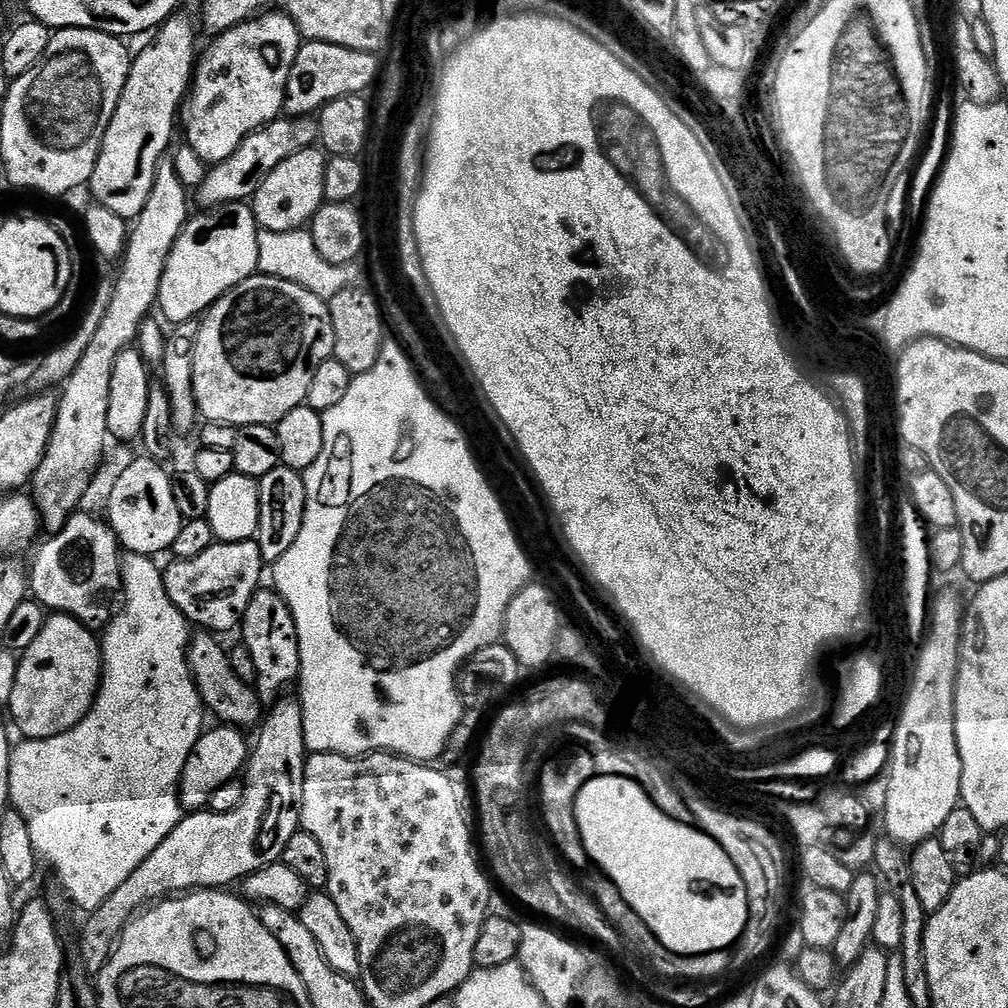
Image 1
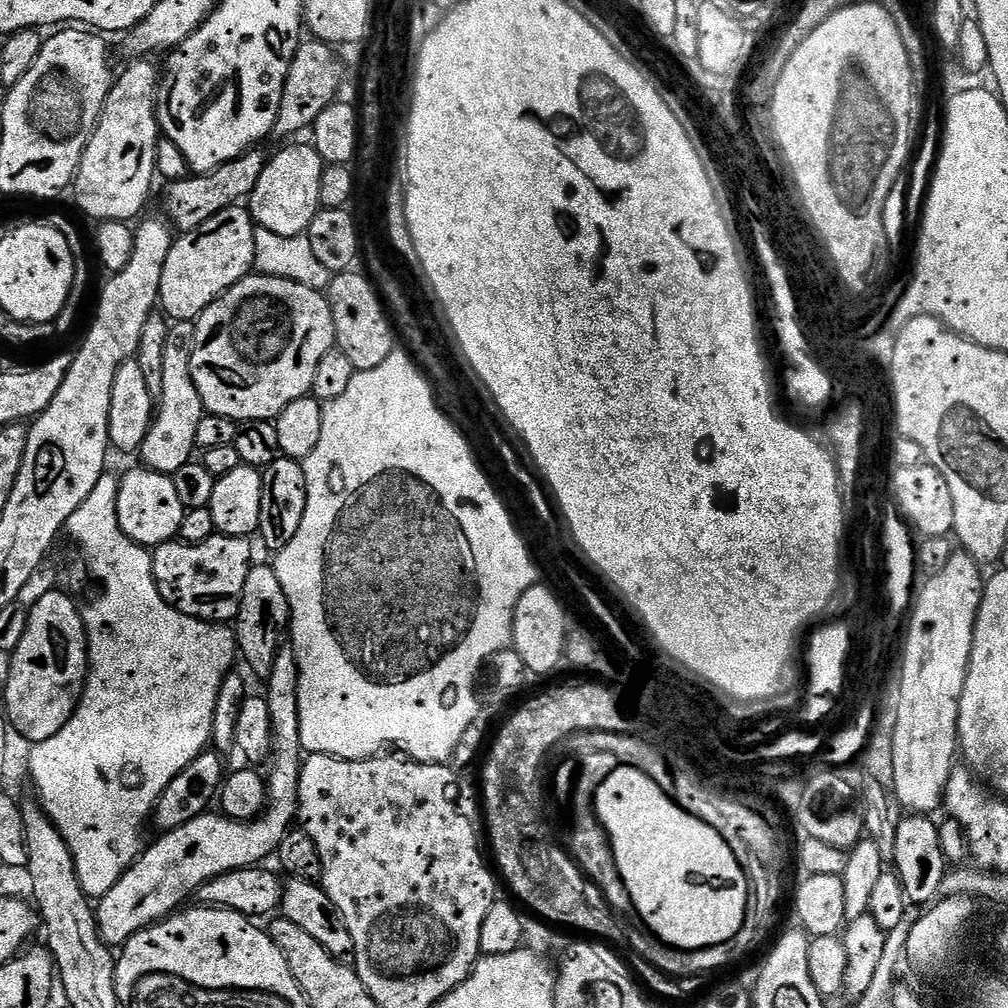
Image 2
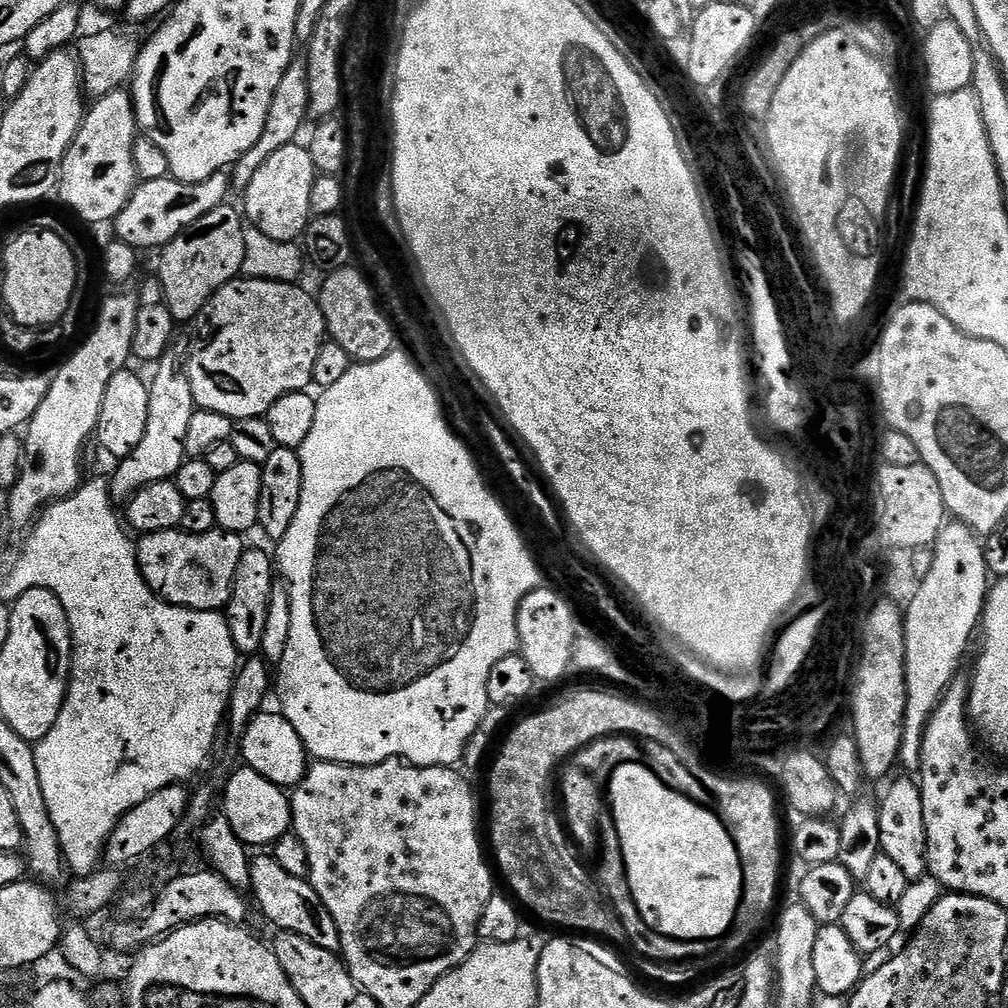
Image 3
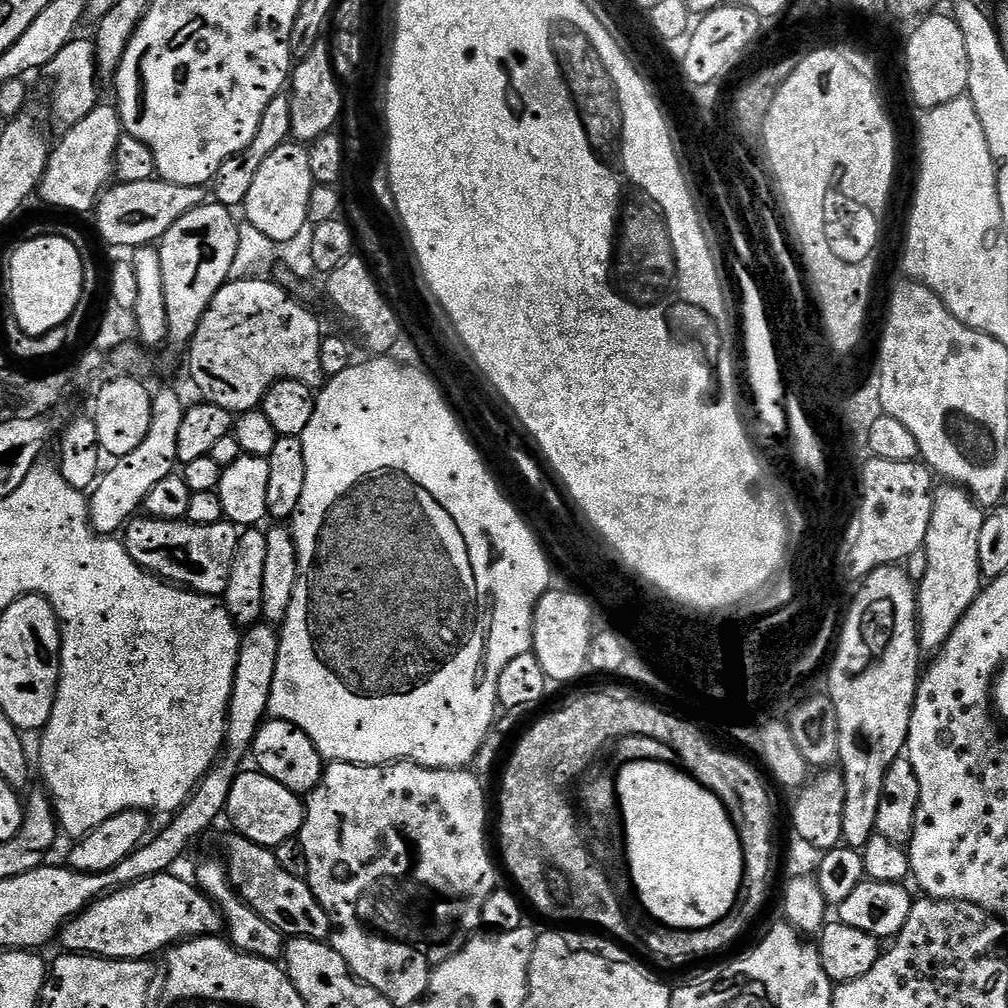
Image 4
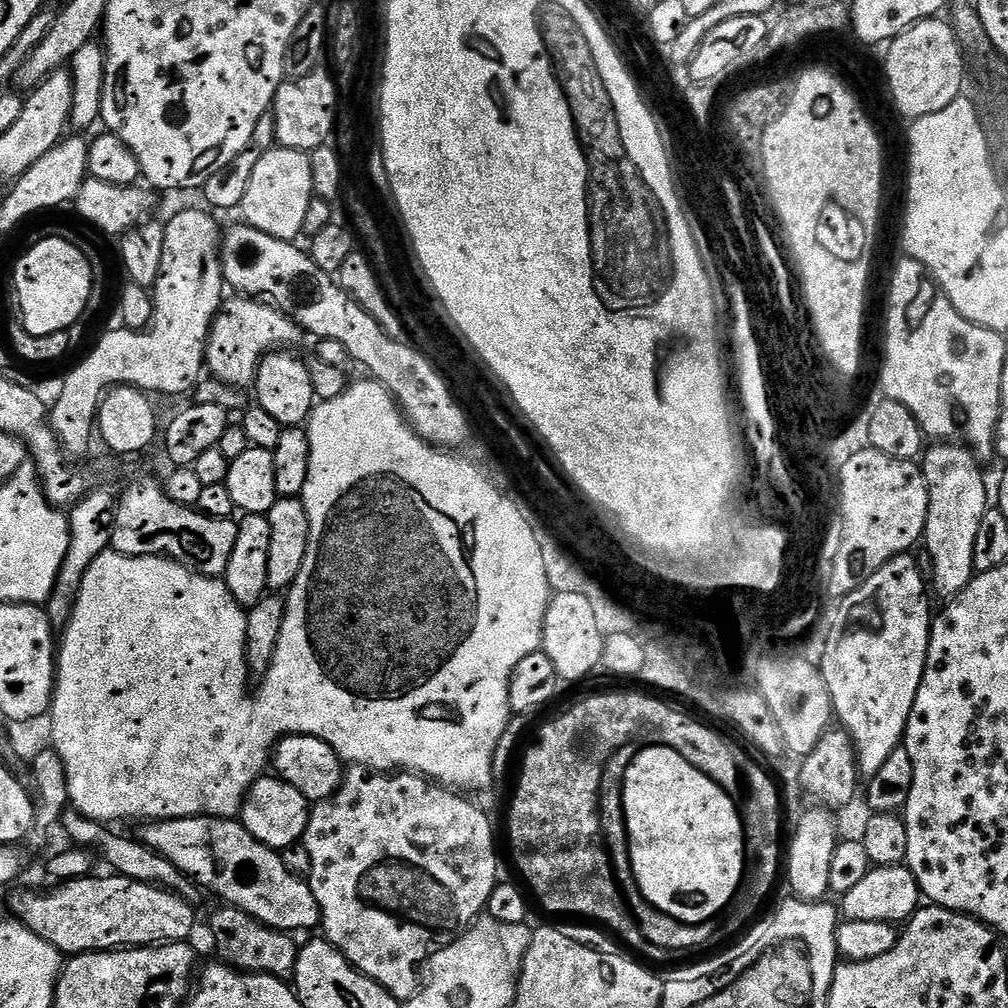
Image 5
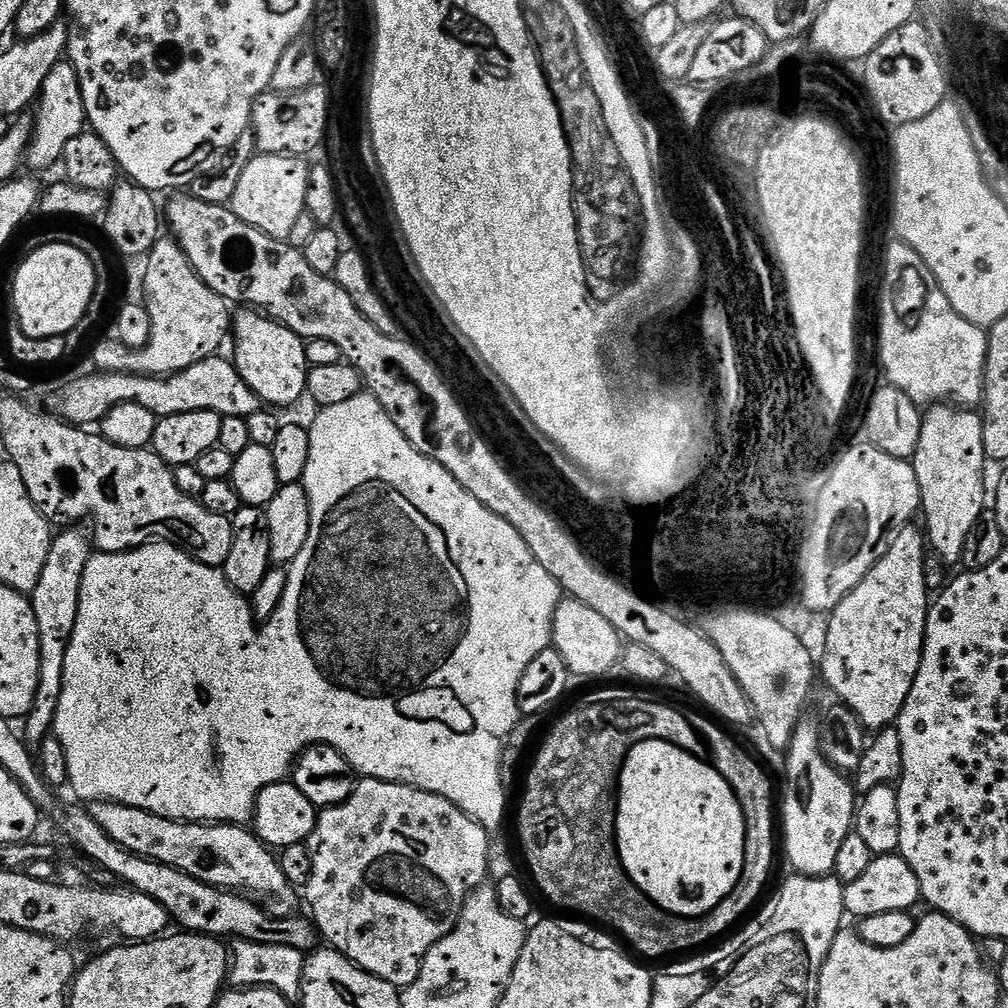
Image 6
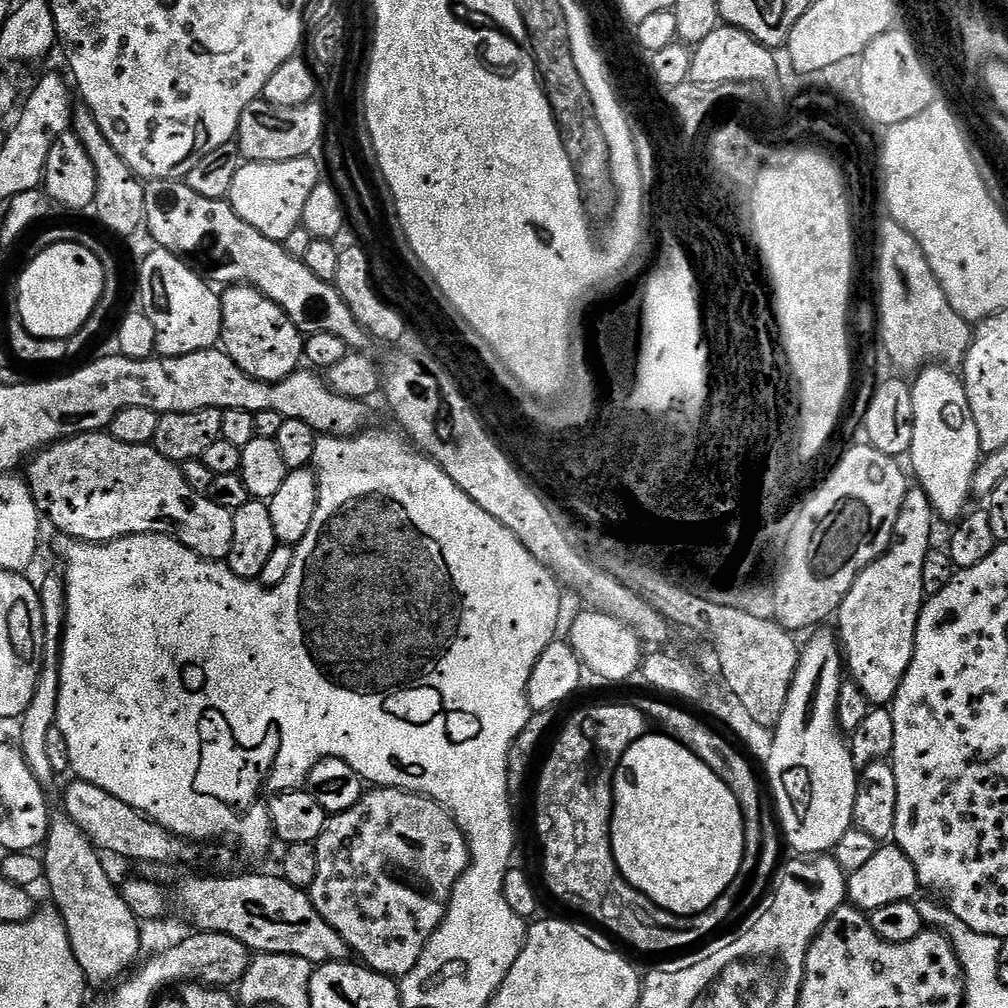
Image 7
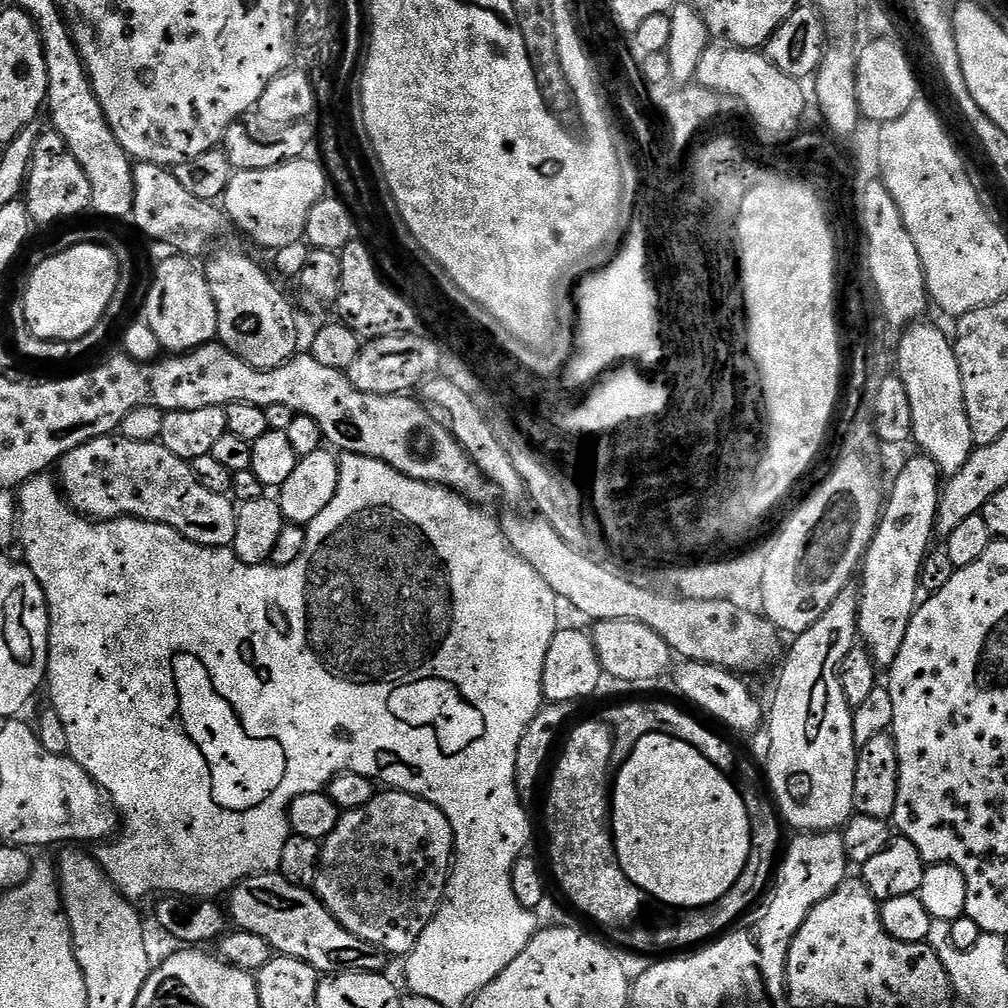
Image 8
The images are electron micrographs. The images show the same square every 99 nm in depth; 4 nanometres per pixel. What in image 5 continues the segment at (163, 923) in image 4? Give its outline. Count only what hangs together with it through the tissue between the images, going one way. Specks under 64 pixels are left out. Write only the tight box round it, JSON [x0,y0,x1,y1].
[12,874,196,954]

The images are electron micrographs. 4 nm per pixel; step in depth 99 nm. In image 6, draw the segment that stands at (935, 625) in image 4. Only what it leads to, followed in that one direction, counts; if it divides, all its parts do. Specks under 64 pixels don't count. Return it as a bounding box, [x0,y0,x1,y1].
[910,403,986,565]

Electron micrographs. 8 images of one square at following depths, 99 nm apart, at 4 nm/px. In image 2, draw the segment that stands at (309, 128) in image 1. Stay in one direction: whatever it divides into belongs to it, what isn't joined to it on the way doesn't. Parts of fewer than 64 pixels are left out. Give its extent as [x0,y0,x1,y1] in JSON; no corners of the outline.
[164,150,266,233]

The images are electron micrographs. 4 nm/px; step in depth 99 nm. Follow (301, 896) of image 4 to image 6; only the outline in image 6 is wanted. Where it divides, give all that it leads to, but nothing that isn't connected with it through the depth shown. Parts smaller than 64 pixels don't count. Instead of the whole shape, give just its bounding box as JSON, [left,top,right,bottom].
[90,799,297,916]

